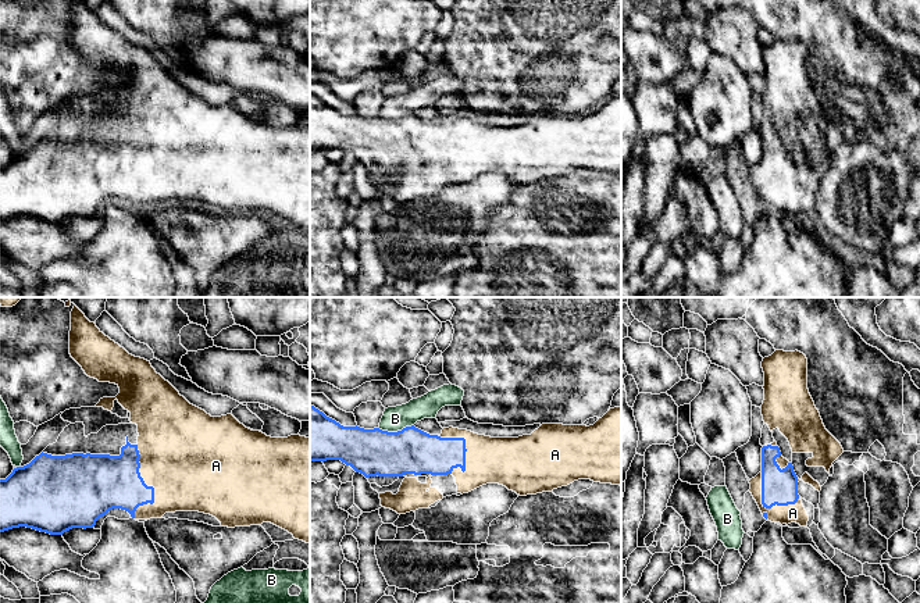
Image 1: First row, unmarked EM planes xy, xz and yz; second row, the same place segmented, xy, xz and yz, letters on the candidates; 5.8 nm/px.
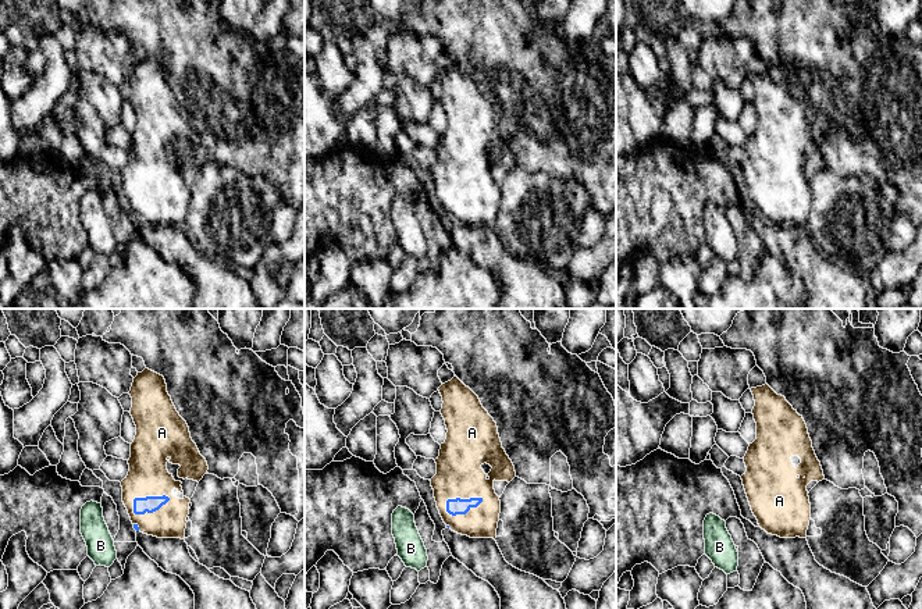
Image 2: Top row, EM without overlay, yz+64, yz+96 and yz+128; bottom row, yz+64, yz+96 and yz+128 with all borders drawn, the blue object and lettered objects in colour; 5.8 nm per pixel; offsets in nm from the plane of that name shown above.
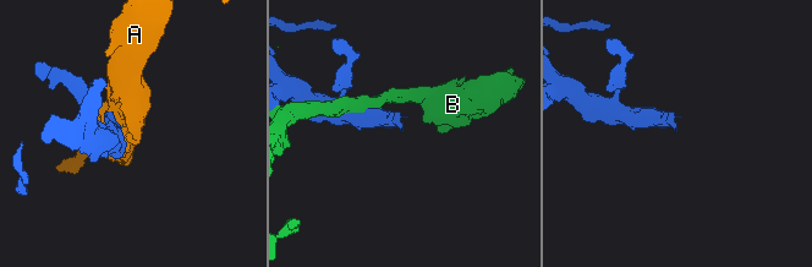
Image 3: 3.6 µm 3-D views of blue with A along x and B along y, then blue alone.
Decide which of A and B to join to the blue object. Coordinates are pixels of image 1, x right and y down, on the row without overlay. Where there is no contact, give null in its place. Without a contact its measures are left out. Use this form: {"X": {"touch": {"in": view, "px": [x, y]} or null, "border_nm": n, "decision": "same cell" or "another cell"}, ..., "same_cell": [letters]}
{"A": {"touch": {"in": "xy", "px": [150, 175]}, "border_nm": 420, "decision": "same cell"}, "B": {"touch": {"in": "xz", "px": [395, 121]}, "border_nm": 200, "decision": "another cell"}, "same_cell": ["A"]}

